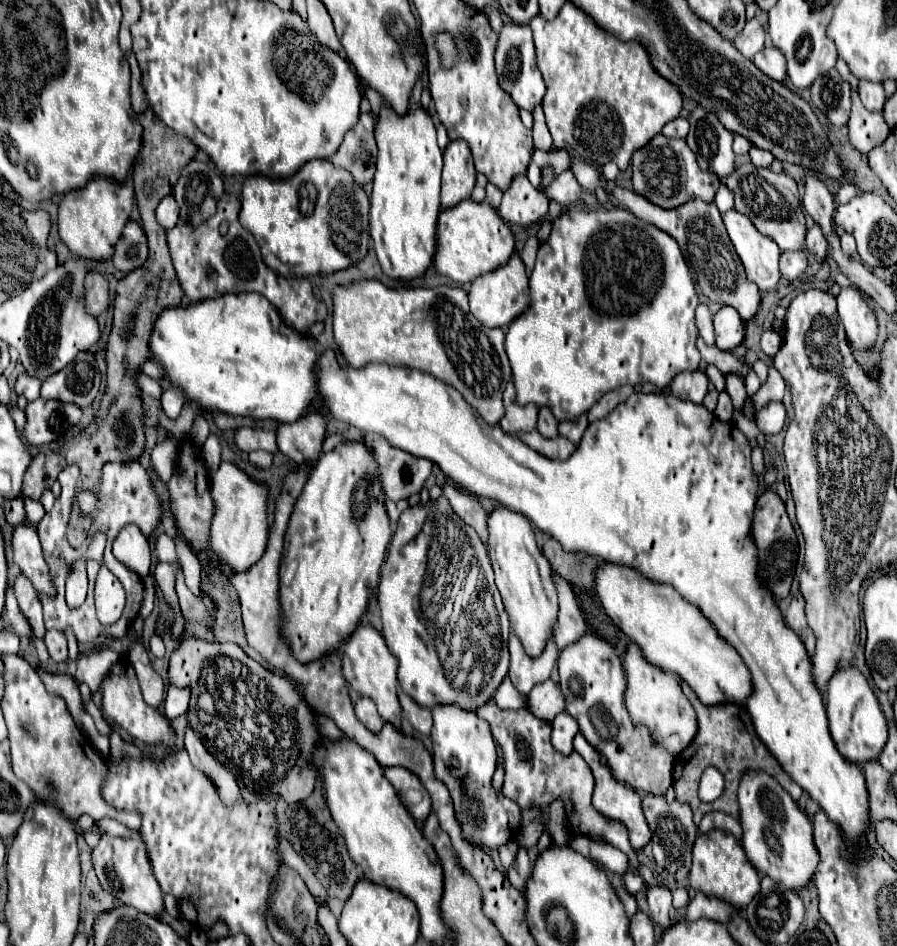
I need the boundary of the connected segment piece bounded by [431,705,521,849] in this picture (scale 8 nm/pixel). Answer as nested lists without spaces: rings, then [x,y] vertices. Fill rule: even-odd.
[[[441,705],[431,709],[433,715],[433,761],[435,775],[441,779],[453,799],[455,815],[463,829],[463,835],[489,849],[511,841],[519,829],[521,809],[512,800],[498,800],[493,792],[493,773],[497,769],[497,747],[489,729],[489,723],[479,719],[475,711],[465,711],[457,705]]]

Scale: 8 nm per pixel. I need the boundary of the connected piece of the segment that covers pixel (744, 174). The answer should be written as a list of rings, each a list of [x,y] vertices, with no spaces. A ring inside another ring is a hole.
[[[737,165],[737,171],[725,179],[727,187],[735,193],[735,209],[745,213],[755,227],[771,237],[781,251],[805,251],[805,213],[801,207],[801,195],[799,185],[789,175],[777,175],[771,169],[753,167],[749,165]],[[745,183],[749,185],[749,199],[745,197]]]

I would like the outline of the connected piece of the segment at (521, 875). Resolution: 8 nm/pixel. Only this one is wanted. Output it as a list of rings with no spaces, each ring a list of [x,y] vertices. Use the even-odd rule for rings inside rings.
[[[521,847],[519,853],[517,853],[517,859],[513,863],[513,867],[507,869],[507,877],[511,881],[511,885],[519,891],[523,891],[527,879],[529,879],[529,873],[531,873],[531,861],[527,857],[527,851]]]

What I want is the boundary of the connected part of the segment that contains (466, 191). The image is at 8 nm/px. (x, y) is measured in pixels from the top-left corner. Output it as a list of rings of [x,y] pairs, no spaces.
[[[461,139],[449,141],[443,151],[443,181],[441,181],[441,207],[453,207],[471,197],[475,187],[475,167],[469,145]]]

